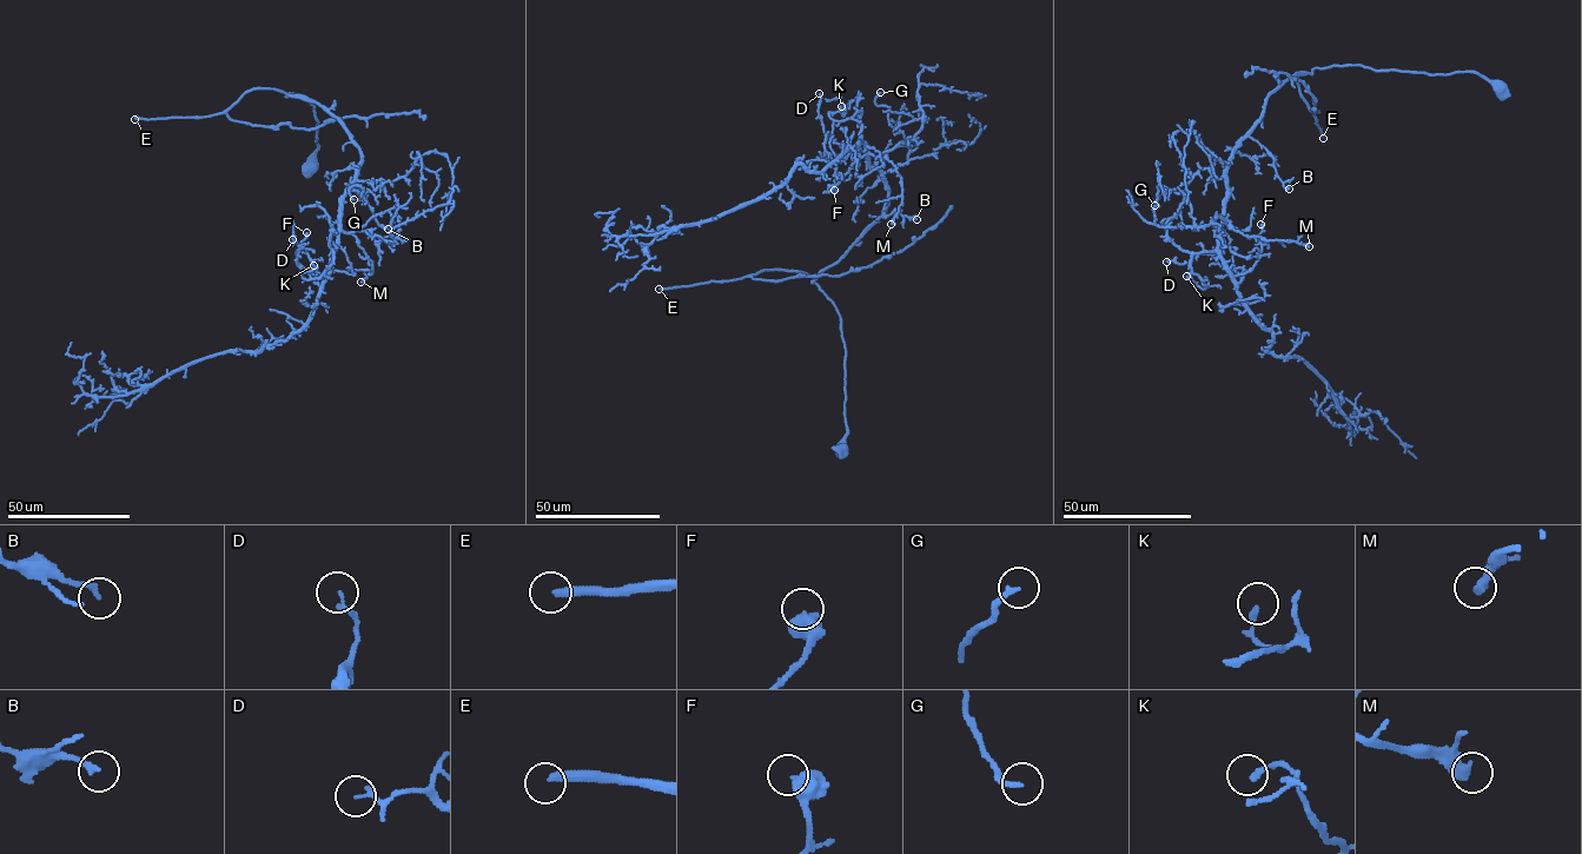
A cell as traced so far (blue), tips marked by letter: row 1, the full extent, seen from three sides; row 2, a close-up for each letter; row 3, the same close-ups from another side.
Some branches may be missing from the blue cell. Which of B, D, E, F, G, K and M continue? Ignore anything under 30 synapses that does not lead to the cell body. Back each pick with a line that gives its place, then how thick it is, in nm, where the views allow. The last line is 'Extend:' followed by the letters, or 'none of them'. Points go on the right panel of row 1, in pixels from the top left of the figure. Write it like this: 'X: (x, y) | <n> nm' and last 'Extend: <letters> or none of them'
E: (1323, 138) | 280 nm
Extend: E

